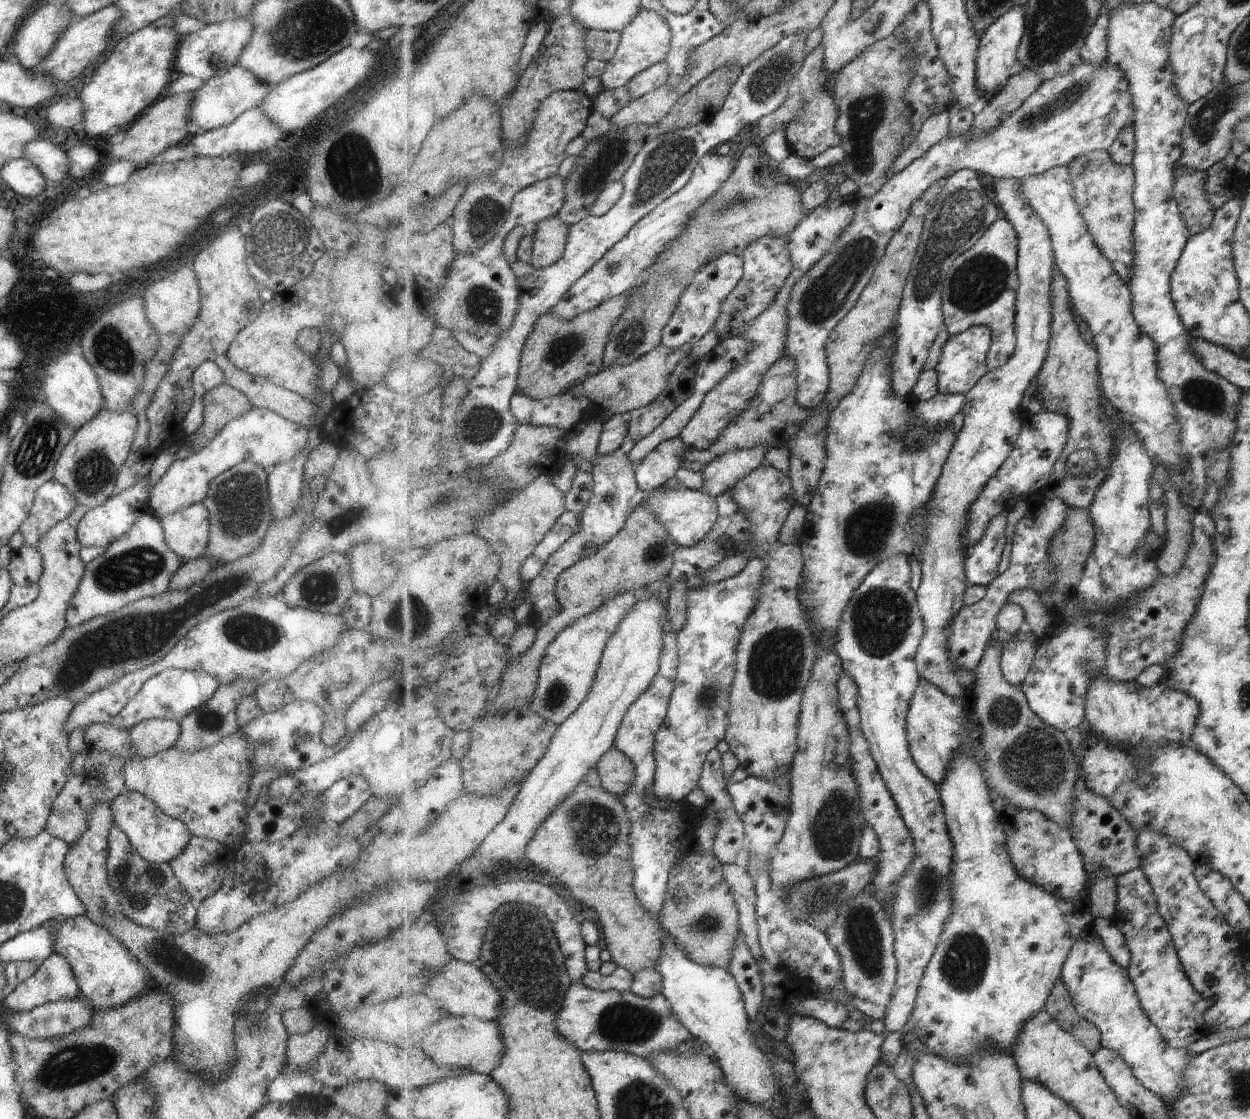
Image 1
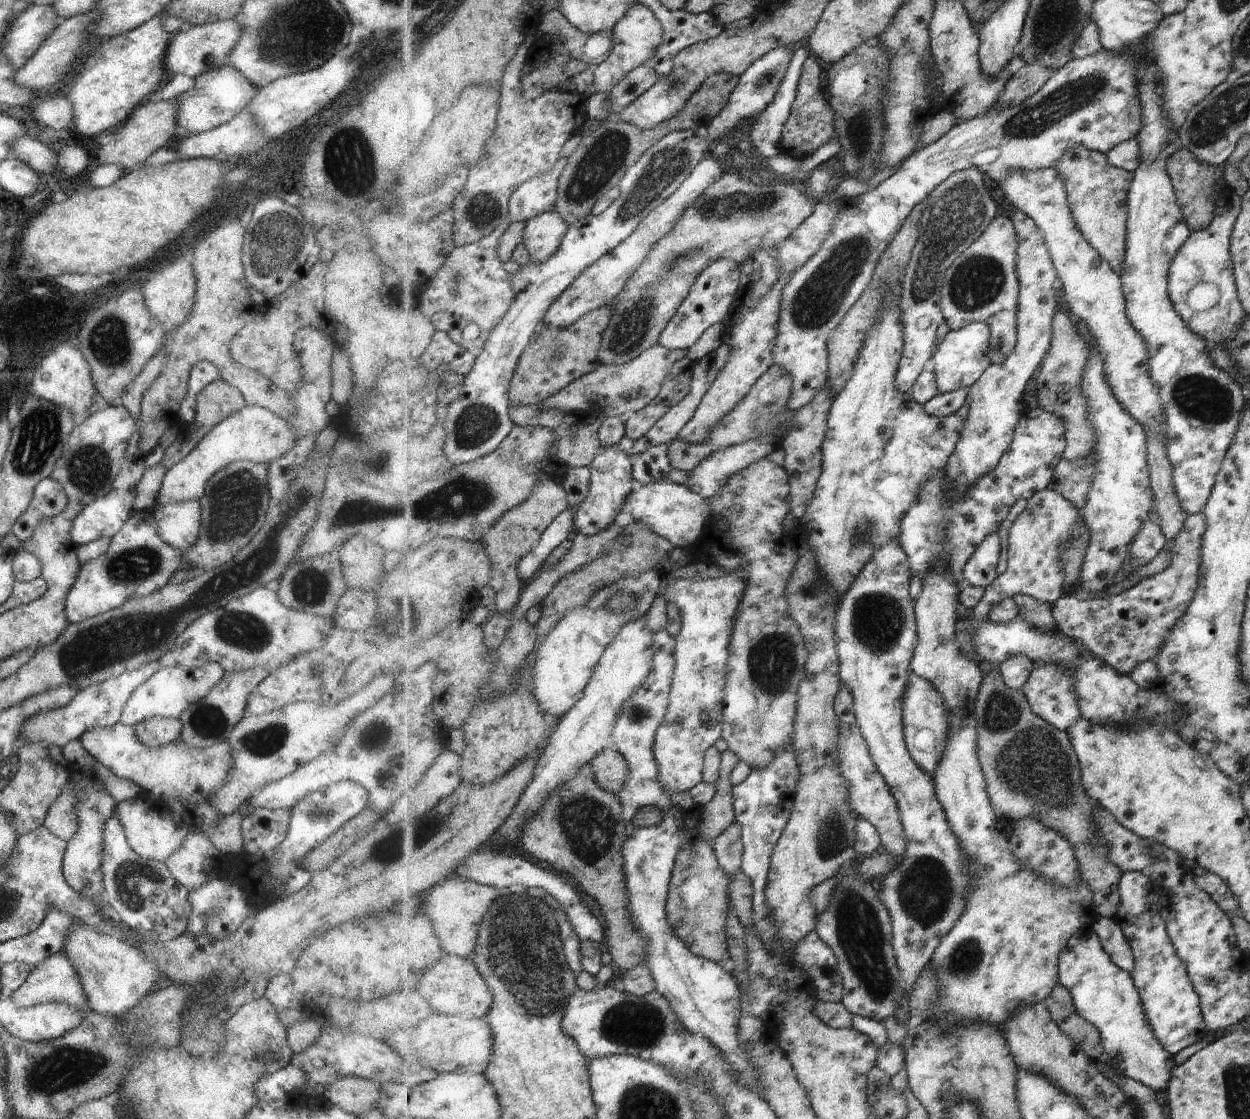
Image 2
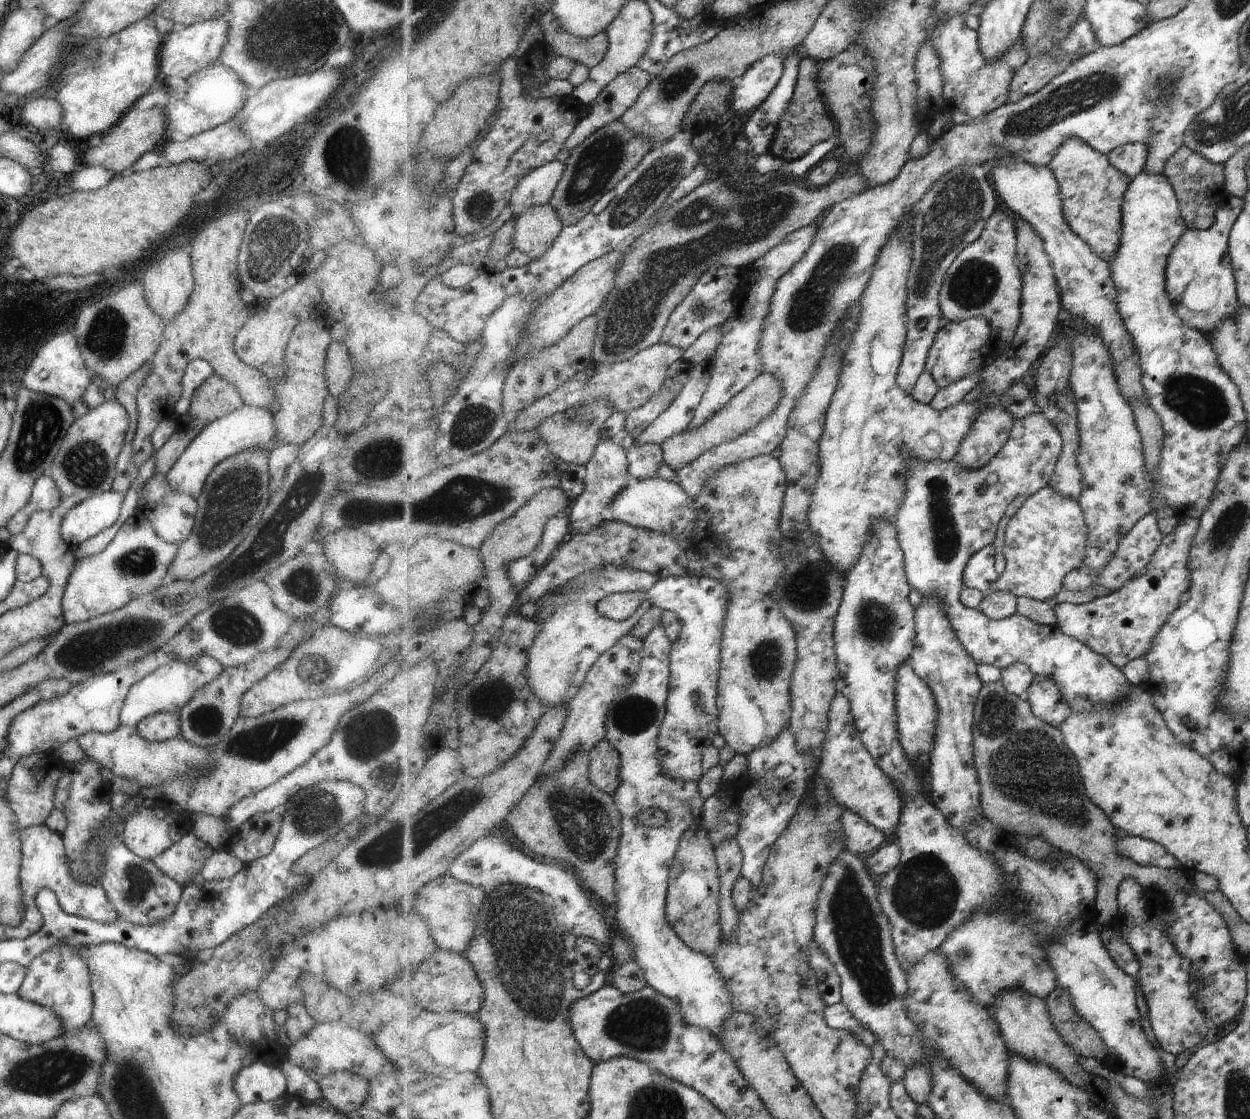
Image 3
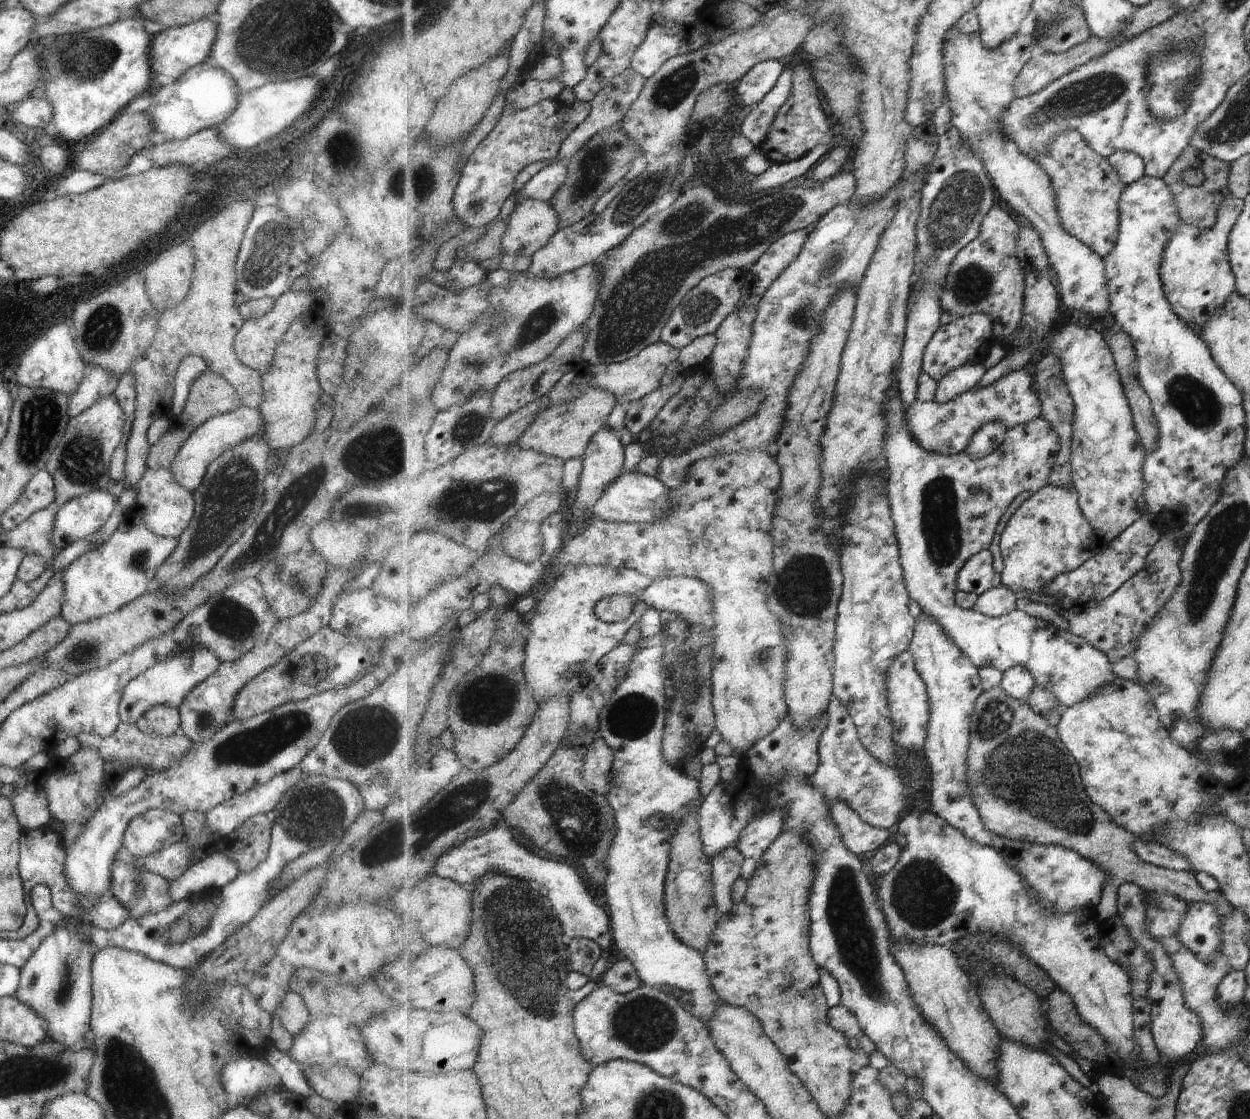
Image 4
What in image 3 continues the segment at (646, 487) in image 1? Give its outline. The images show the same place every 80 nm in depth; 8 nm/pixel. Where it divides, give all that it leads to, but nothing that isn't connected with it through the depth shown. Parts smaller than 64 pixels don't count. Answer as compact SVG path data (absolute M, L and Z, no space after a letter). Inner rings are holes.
M637 442L627 454L630 474L637 480L657 478L659 468L666 464L662 446L655 443L639 445Z

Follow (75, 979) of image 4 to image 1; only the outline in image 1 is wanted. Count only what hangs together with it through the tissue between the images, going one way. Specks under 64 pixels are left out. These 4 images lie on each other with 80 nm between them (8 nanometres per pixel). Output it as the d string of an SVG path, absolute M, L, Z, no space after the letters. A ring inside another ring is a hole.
M51 953L40 962L34 974L11 989L2 1002L9 1010L19 1013L49 1001L74 999L80 996L75 979L67 960Z

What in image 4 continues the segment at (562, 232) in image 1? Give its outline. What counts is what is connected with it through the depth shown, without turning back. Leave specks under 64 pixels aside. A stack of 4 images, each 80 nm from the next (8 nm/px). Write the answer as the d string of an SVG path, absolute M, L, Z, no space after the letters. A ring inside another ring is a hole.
M525 198L518 200L510 214L509 227L503 236L503 252L533 257L560 231L560 218L549 201Z

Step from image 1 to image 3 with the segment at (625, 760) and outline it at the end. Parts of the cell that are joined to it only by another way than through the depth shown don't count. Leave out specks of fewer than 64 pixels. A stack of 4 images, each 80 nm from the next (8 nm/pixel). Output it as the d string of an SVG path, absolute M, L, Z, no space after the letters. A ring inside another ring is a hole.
M609 740L602 741L590 755L589 776L603 792L614 795L620 787L620 752Z

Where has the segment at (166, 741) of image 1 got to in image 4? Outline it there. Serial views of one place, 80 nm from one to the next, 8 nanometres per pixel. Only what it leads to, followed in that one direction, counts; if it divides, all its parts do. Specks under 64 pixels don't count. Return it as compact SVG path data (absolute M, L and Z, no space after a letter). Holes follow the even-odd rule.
M165 704L149 706L134 724L143 734L150 736L170 736L180 727L177 708Z

